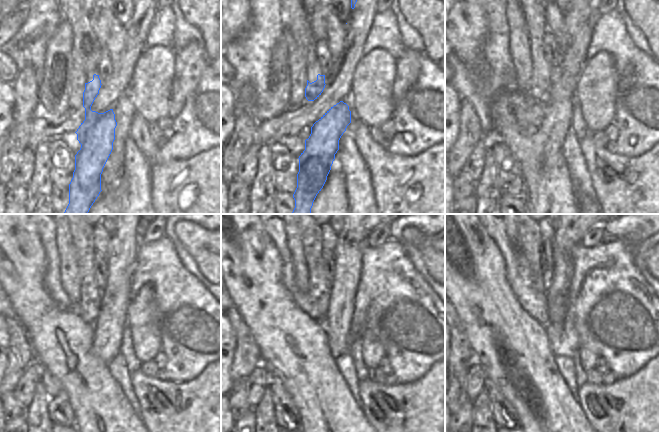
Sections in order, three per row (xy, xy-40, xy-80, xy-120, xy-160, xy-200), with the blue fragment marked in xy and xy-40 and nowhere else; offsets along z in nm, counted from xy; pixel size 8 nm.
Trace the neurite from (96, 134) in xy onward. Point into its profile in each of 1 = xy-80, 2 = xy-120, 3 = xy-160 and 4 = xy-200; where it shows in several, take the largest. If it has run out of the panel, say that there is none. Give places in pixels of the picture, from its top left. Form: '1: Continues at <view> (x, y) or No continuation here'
1: Continues at xy-80 (556, 123)
2: Continues at xy-120 (108, 314)
3: Continues at xy-160 (334, 312)
4: Continues at xy-200 (558, 294).

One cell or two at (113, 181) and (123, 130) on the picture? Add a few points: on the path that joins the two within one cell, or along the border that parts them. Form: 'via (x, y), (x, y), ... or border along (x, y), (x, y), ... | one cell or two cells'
via (113, 168), (119, 150), (119, 143) | one cell

